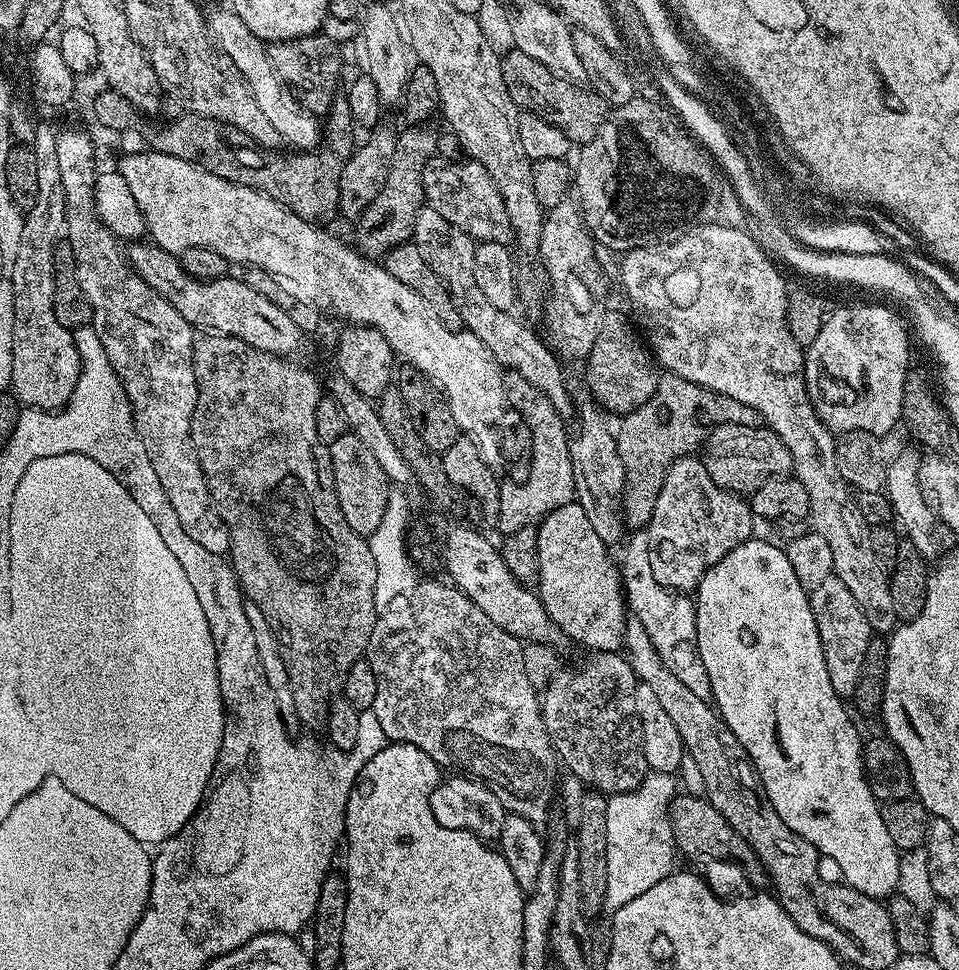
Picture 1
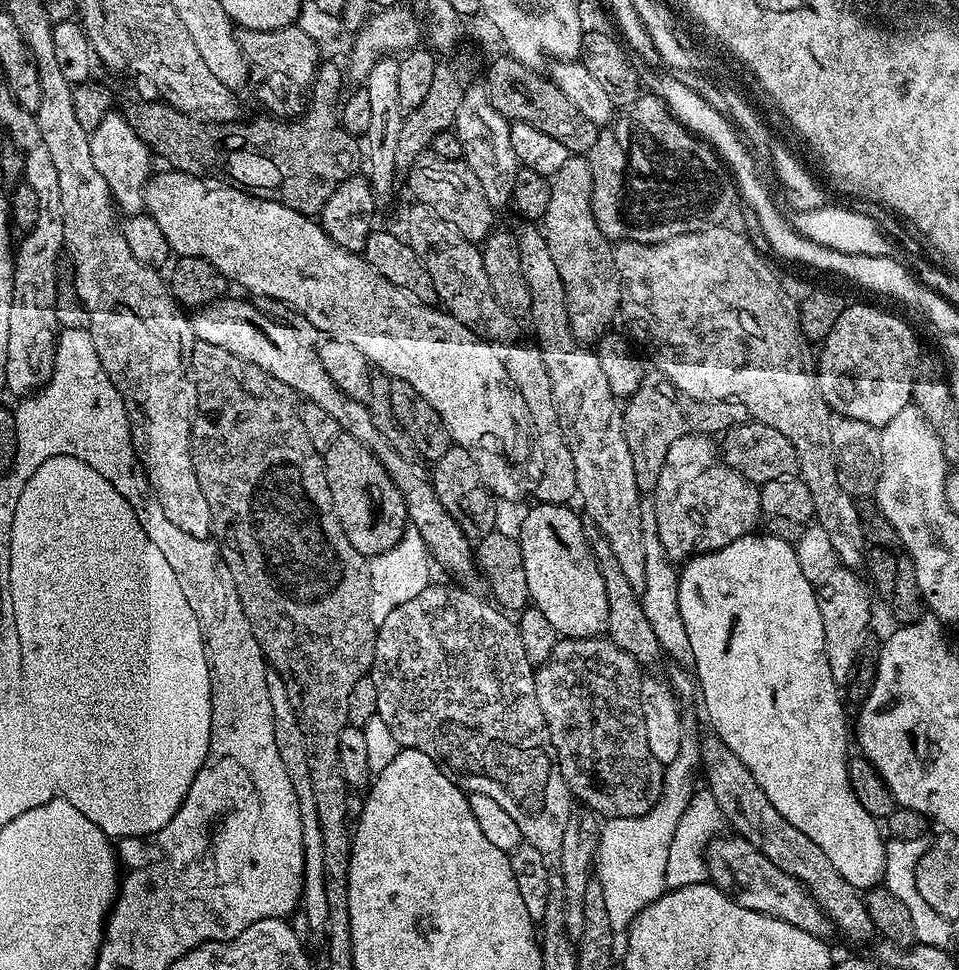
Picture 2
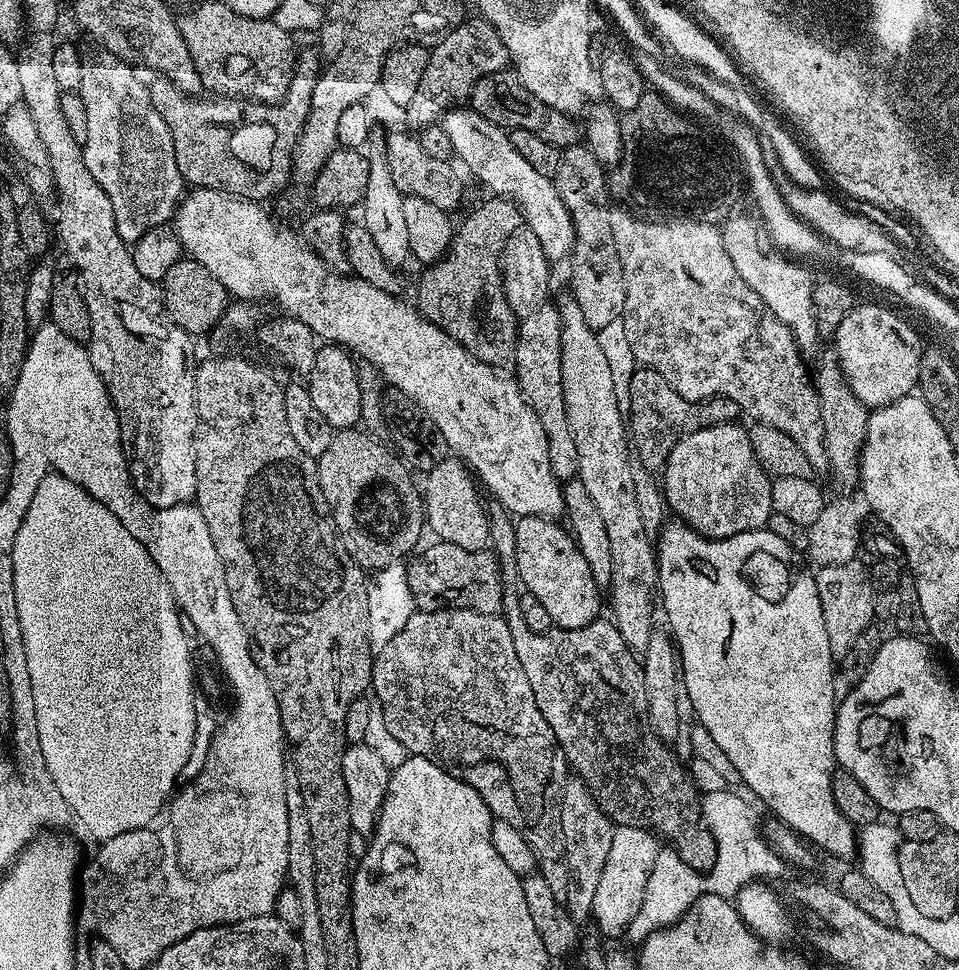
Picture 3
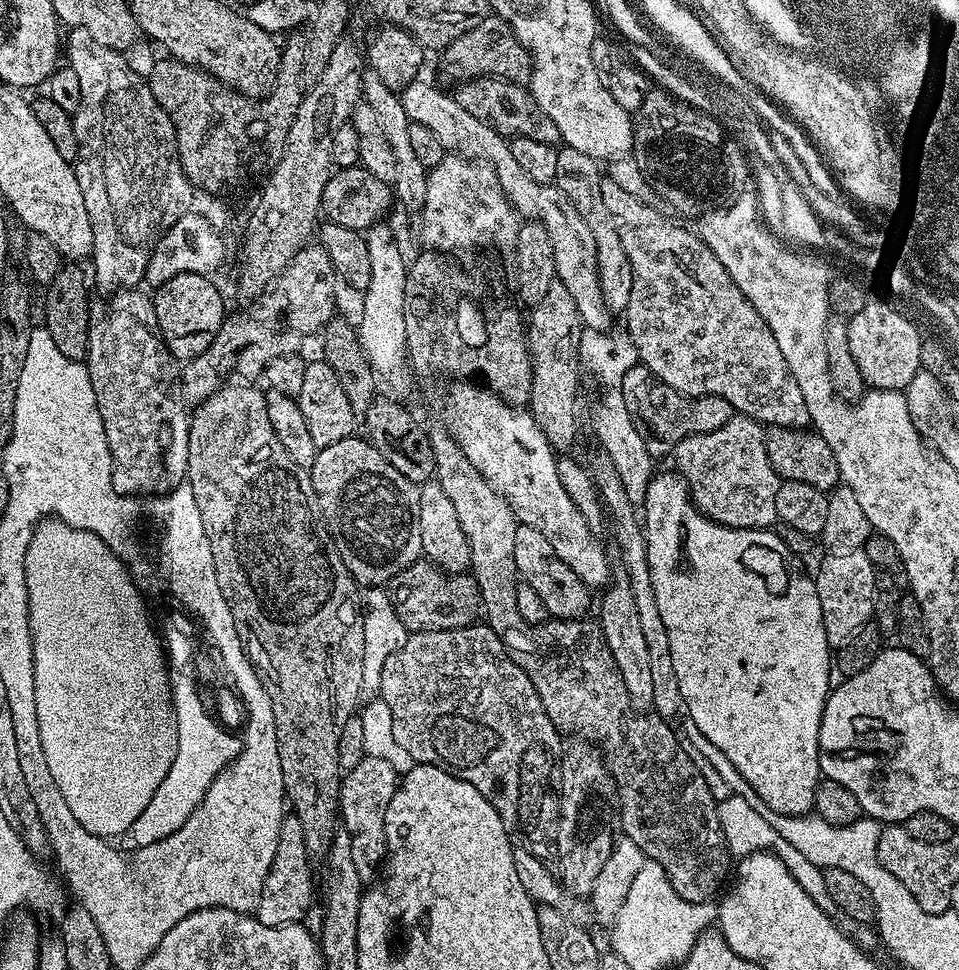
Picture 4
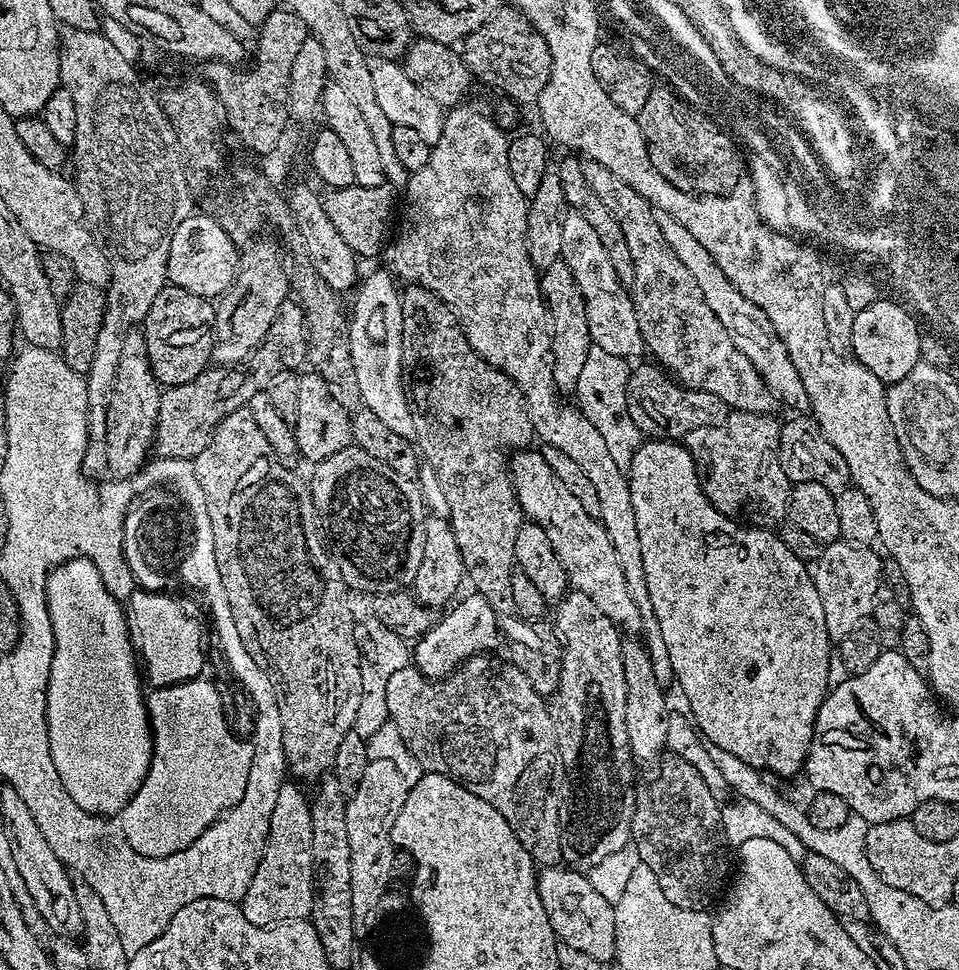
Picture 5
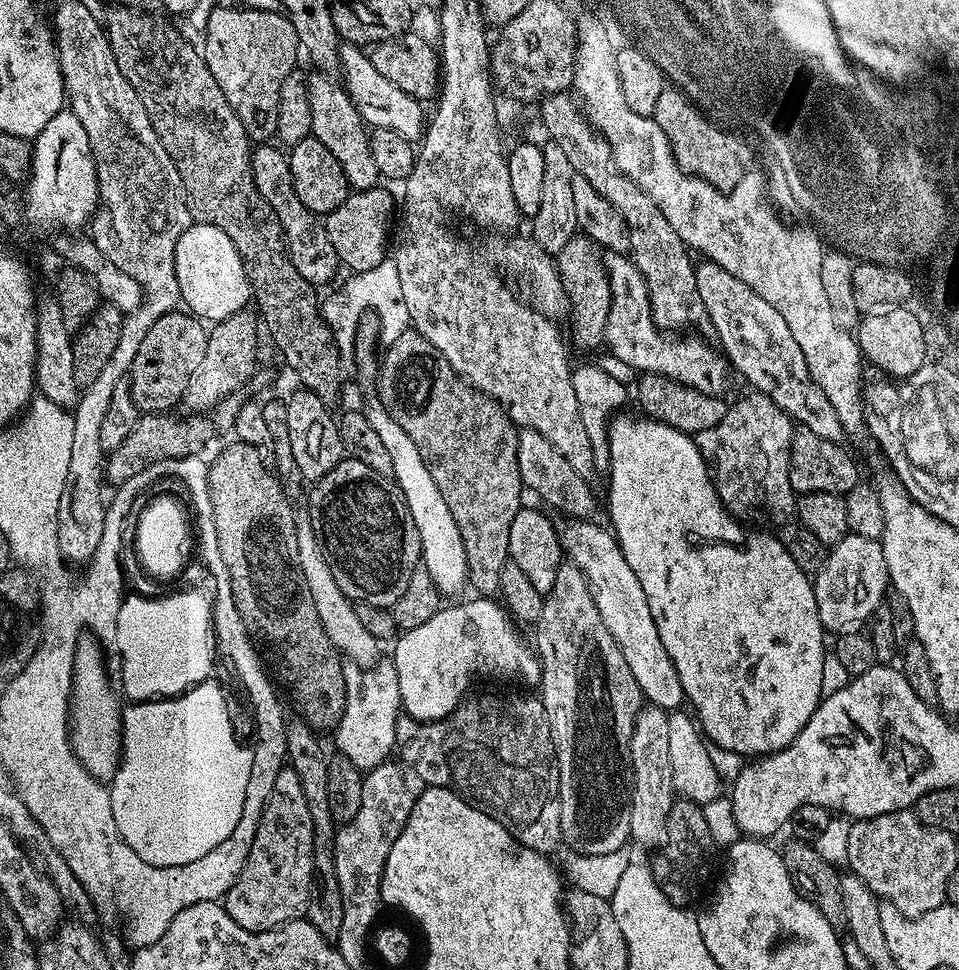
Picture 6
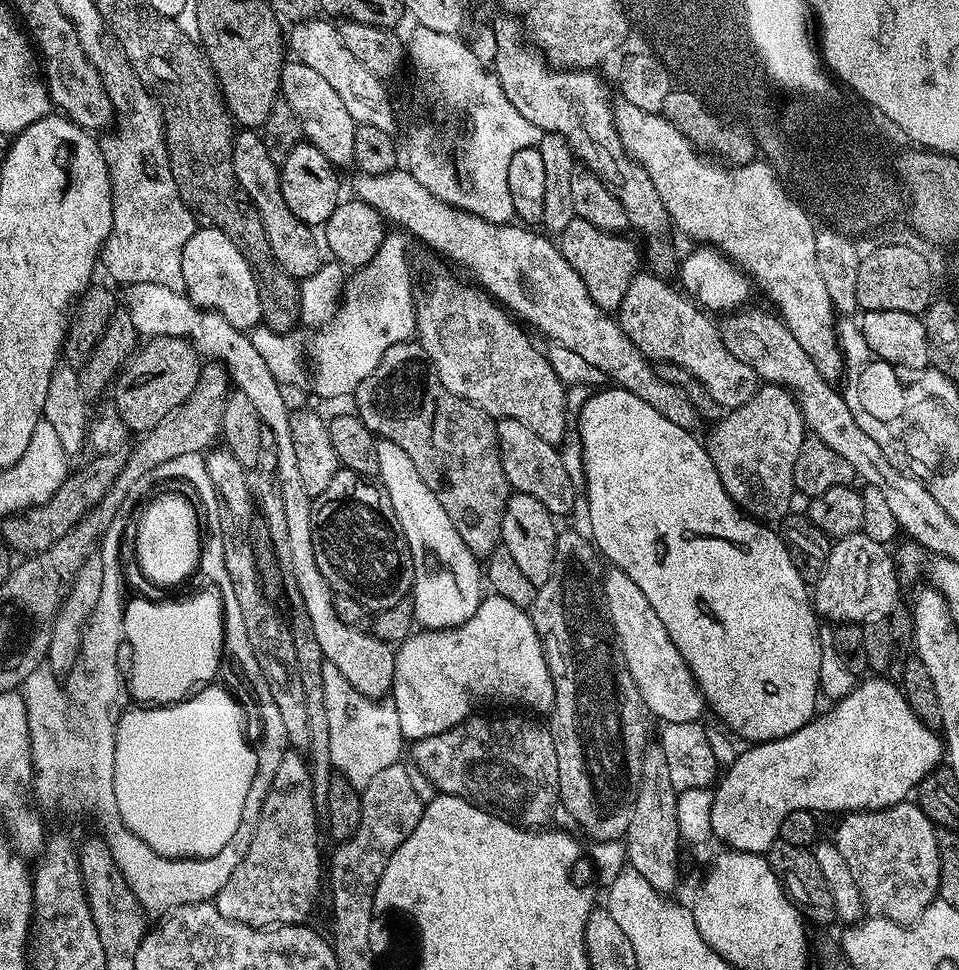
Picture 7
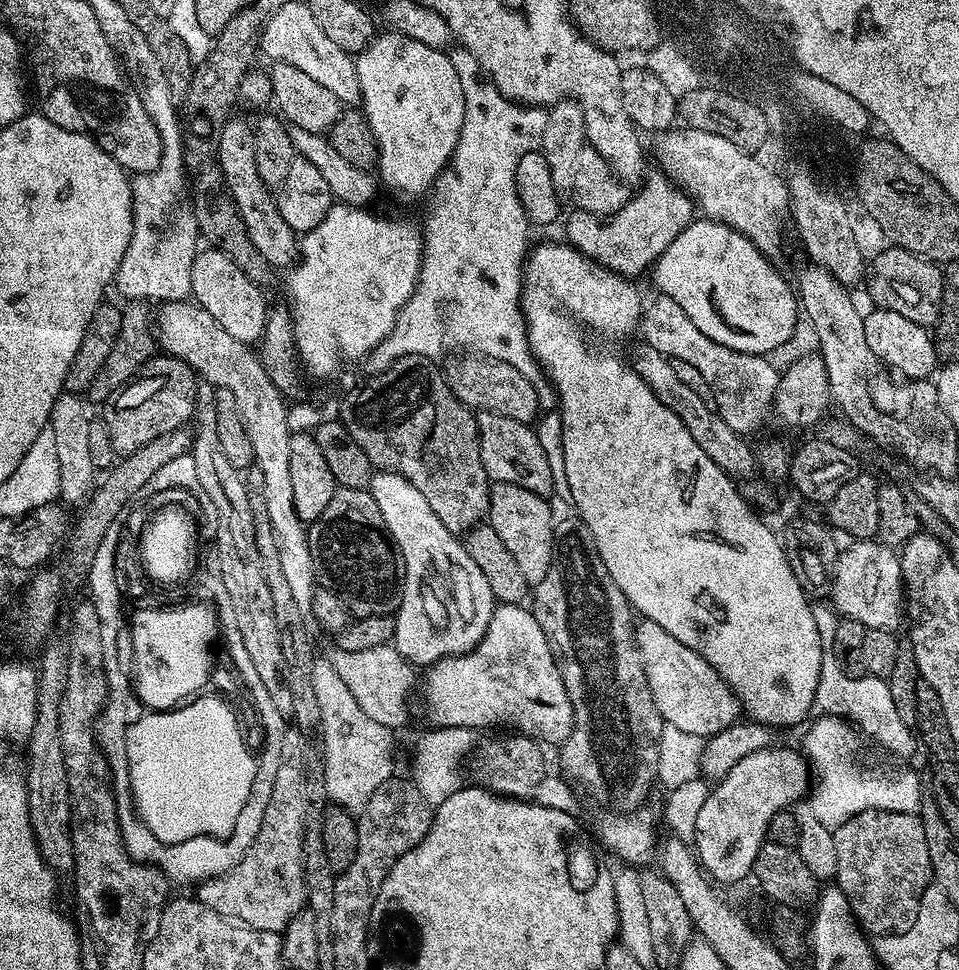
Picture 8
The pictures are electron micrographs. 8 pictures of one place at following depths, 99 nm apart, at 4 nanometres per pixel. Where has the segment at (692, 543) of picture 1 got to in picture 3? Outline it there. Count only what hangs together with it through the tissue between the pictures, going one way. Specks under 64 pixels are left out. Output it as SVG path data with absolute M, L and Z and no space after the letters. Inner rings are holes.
M733 422L730 424L715 424L709 428L699 428L693 432L683 433L677 439L676 445L670 450L668 460L665 462L662 469L662 491L664 494L664 503L669 513L676 512L675 519L690 525L700 536L705 536L711 540L721 540L722 538L730 538L734 534L742 534L743 532L759 532L765 527L767 519L772 514L772 480L770 479L764 467L756 460L756 455L752 449L752 443L748 437L749 429L739 428L739 423Z

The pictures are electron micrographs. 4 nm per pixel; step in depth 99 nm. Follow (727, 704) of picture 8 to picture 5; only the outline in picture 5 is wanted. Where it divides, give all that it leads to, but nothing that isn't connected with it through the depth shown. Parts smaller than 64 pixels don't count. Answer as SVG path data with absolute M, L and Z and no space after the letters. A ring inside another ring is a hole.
M516 450L510 456L512 489L516 491L520 509L531 523L546 530L546 538L550 538L550 546L554 546L554 554L558 554L566 570L569 585L586 594L586 598L590 598L606 618L613 620L617 628L628 634L639 633L638 606L634 606L634 598L630 598L630 590L626 590L626 574L622 574L622 565L618 563L618 554L614 554L610 534L606 534L599 519L586 514L578 498L562 486L562 478L552 473L543 451L528 451Z

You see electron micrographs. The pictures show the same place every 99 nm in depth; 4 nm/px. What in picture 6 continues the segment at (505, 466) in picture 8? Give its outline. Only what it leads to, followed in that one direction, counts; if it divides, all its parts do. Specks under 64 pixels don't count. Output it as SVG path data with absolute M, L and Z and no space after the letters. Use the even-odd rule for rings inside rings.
M520 428L518 431L518 470L524 483L525 489L530 493L537 492L546 503L549 509L557 508L560 512L565 512L568 518L588 518L596 508L596 496L592 493L589 481L538 430L533 428Z

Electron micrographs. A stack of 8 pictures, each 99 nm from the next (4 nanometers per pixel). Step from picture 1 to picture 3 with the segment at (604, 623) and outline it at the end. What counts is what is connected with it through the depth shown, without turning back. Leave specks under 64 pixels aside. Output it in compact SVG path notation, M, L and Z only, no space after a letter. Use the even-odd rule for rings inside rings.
M521 516L516 526L516 574L524 583L527 595L542 602L553 625L557 628L577 628L594 622L600 615L601 589L596 587L594 574L582 558L572 533L567 527L560 528L555 519L546 516Z

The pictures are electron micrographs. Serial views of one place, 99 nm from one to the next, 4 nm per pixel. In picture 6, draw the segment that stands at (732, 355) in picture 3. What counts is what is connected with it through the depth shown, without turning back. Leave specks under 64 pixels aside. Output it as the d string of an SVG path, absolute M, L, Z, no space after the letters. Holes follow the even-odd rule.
M558 92L555 96L547 97L540 106L540 120L548 131L547 139L556 142L567 155L574 172L582 174L582 178L586 178L586 182L590 182L590 186L594 186L594 190L598 190L598 194L602 194L602 198L606 198L606 202L610 202L610 206L614 206L618 214L626 218L630 259L638 266L648 287L656 325L662 330L707 329L709 321L706 306L698 294L694 260L691 260L693 257L689 249L685 248L682 238L674 234L674 226L666 222L662 210L650 202L650 198L634 181L620 173L606 138L588 123L581 105L568 92Z

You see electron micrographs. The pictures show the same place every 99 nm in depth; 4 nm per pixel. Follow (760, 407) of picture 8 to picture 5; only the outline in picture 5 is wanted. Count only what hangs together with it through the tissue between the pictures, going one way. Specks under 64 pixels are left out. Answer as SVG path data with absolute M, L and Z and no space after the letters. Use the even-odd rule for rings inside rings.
M575 210L564 213L561 257L566 266L570 266L570 272L578 282L578 290L582 290L593 345L606 350L606 354L625 358L640 355L643 357L646 349L642 334L638 330L638 318L631 291L618 278L614 262L610 262L610 254L606 254L602 238L598 238L598 230L594 230L594 226L590 226L590 222L586 222L586 218L582 218L582 214L578 214Z

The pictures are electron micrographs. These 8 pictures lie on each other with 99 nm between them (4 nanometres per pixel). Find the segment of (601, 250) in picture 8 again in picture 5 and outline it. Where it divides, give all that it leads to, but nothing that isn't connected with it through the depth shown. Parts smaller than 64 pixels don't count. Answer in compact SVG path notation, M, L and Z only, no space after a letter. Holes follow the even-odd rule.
M563 258L542 272L540 277L540 293L548 306L548 319L552 326L552 353L554 354L554 382L556 390L561 394L572 394L576 391L578 377L582 374L582 366L586 362L586 354L594 345L590 338L590 326L586 320L586 302L582 298L582 290L578 290L578 282L566 266Z

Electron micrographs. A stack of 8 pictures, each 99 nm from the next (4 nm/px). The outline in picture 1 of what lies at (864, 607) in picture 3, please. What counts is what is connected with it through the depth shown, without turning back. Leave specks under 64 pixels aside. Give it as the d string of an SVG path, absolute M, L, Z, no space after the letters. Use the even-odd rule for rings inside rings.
M835 574L826 578L822 586L811 589L810 599L830 683L842 698L855 697L858 674L862 674L862 658L866 658L866 646L870 646L874 639L874 629L866 622L866 614L862 614L858 602L854 602L854 594L846 590L846 582L842 582Z

